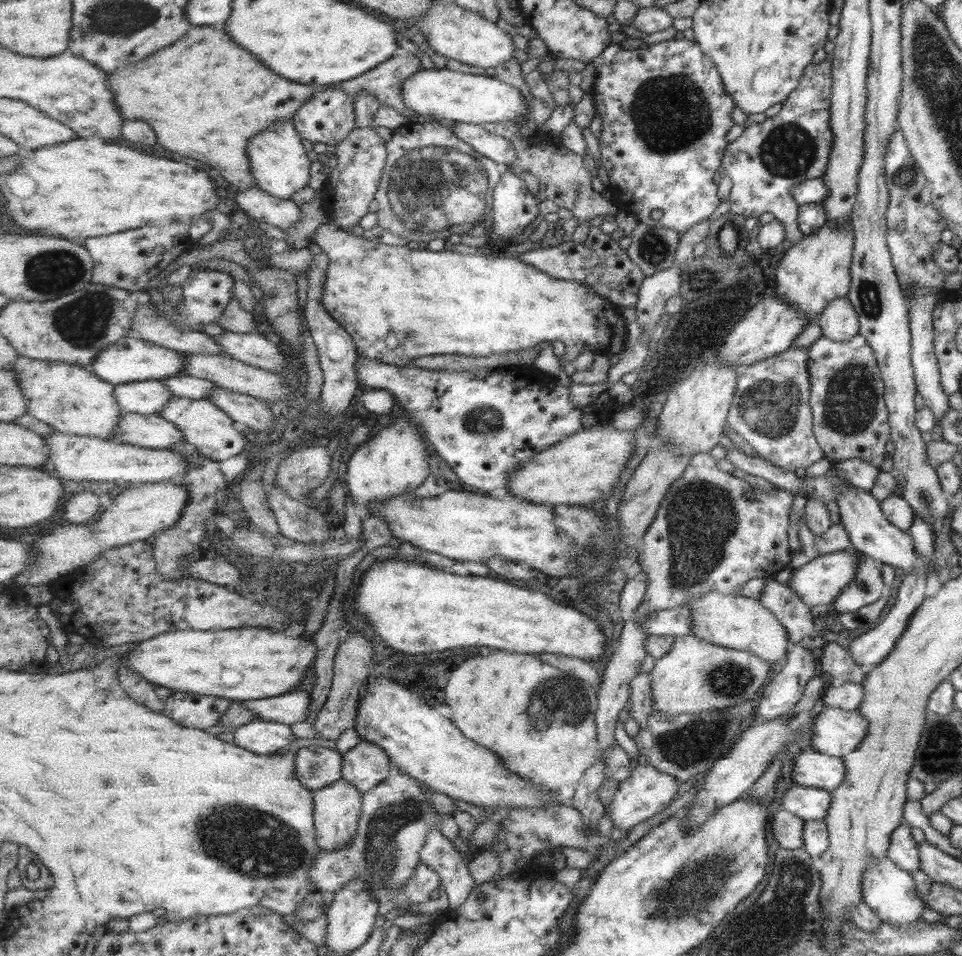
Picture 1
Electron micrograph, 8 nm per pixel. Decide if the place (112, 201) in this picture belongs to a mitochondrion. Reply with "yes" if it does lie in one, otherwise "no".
no

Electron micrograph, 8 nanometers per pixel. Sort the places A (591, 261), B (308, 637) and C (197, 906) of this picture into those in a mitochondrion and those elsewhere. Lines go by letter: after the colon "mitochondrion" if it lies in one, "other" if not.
A: other
B: other
C: other

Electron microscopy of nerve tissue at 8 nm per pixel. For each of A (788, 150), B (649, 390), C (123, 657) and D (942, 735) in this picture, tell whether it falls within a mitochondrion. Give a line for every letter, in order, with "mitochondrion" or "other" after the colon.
A: mitochondrion
B: other
C: other
D: mitochondrion

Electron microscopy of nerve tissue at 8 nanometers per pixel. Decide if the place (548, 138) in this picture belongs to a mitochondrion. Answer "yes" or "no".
no

